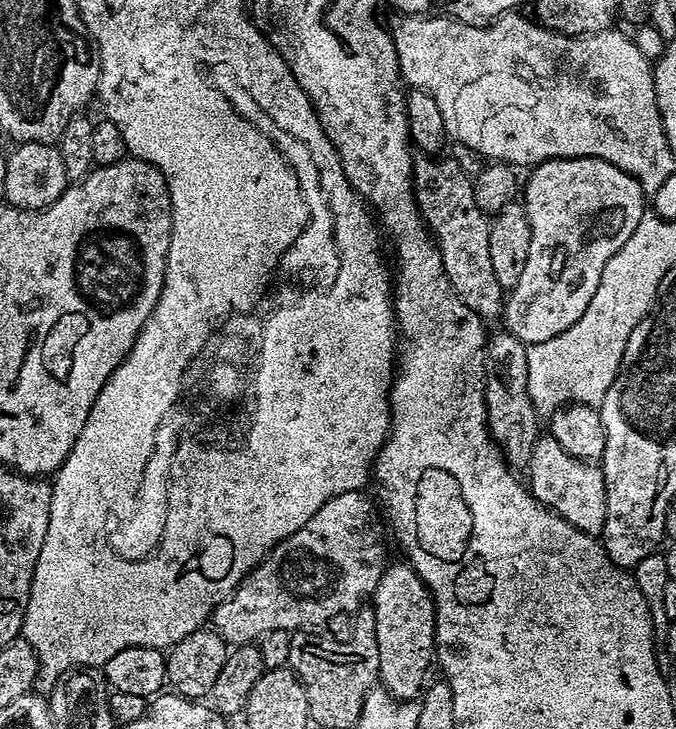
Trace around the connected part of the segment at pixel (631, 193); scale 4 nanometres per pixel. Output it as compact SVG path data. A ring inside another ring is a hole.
M596 156L546 160L531 172L522 190L522 206L531 224L529 257L502 313L505 331L526 346L550 341L576 324L597 292L606 262L629 241L646 211L646 197L638 181Z

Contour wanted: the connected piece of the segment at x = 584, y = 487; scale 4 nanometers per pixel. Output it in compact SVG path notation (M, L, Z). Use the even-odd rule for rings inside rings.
M544 434L536 441L526 475L527 487L539 504L551 508L570 526L585 532L587 536L599 537L603 533L606 522L606 482L603 471L595 463L566 454L566 450L558 446L551 434Z

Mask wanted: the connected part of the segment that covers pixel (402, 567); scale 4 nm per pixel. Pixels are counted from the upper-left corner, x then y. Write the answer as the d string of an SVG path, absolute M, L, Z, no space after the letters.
M401 562L385 568L370 602L374 604L378 638L379 681L396 699L413 701L423 691L426 674L435 659L436 609L432 594L411 565Z

